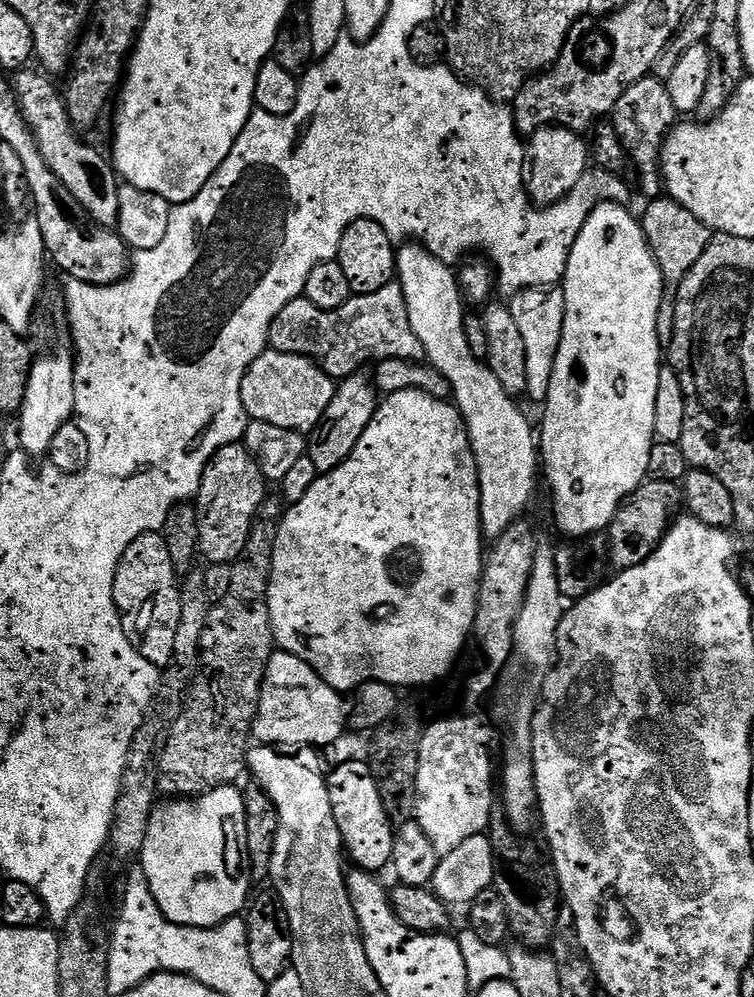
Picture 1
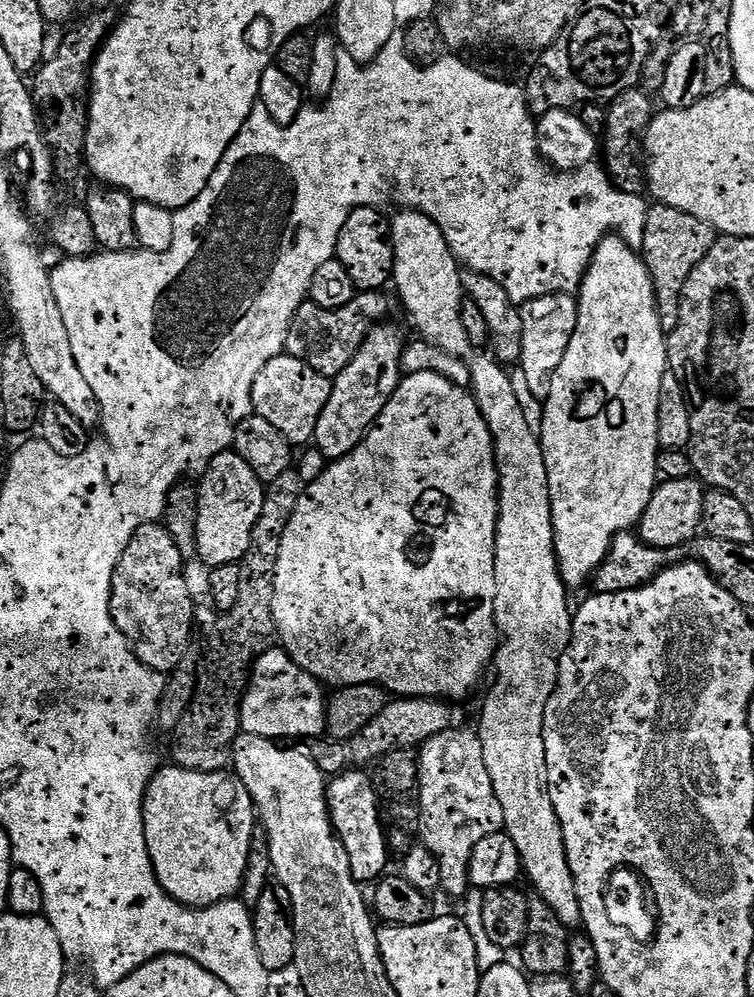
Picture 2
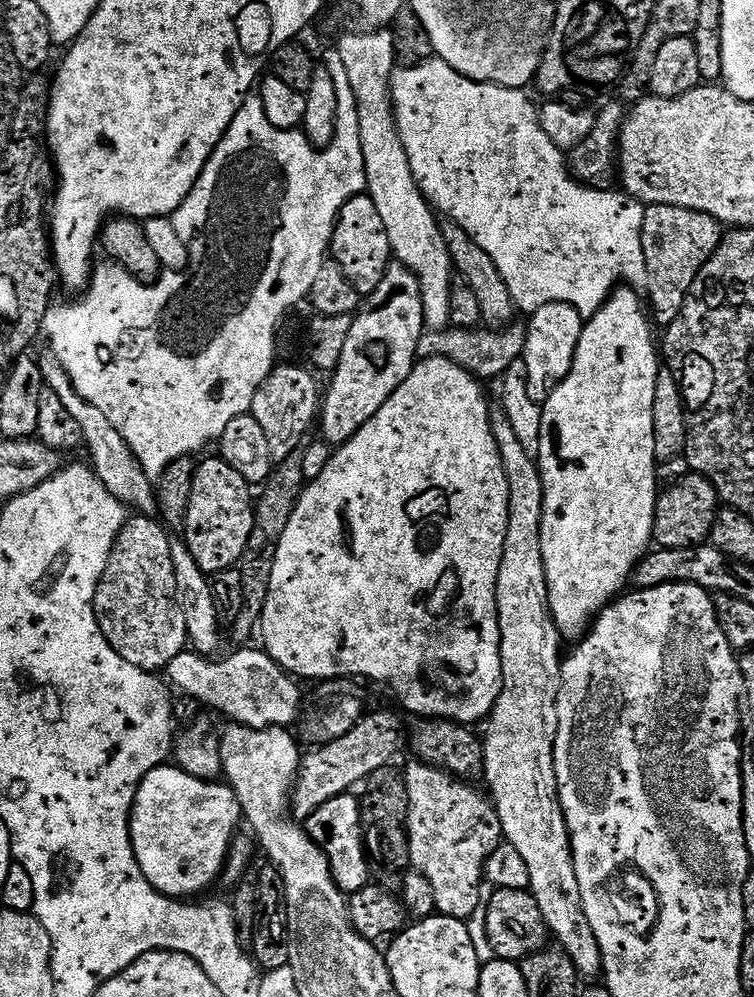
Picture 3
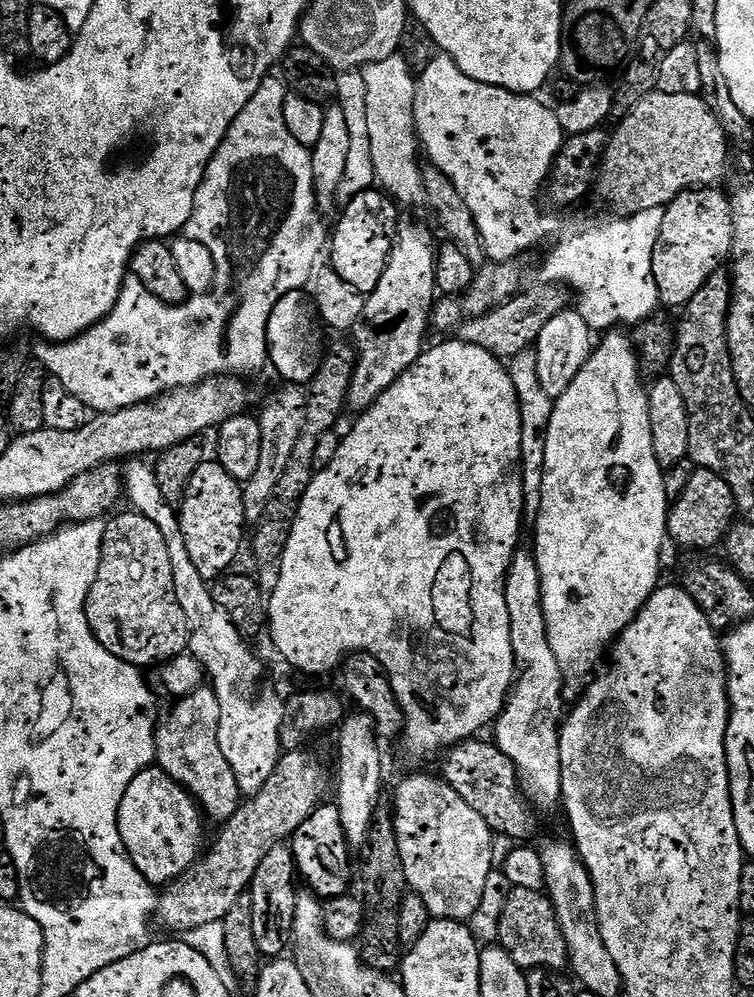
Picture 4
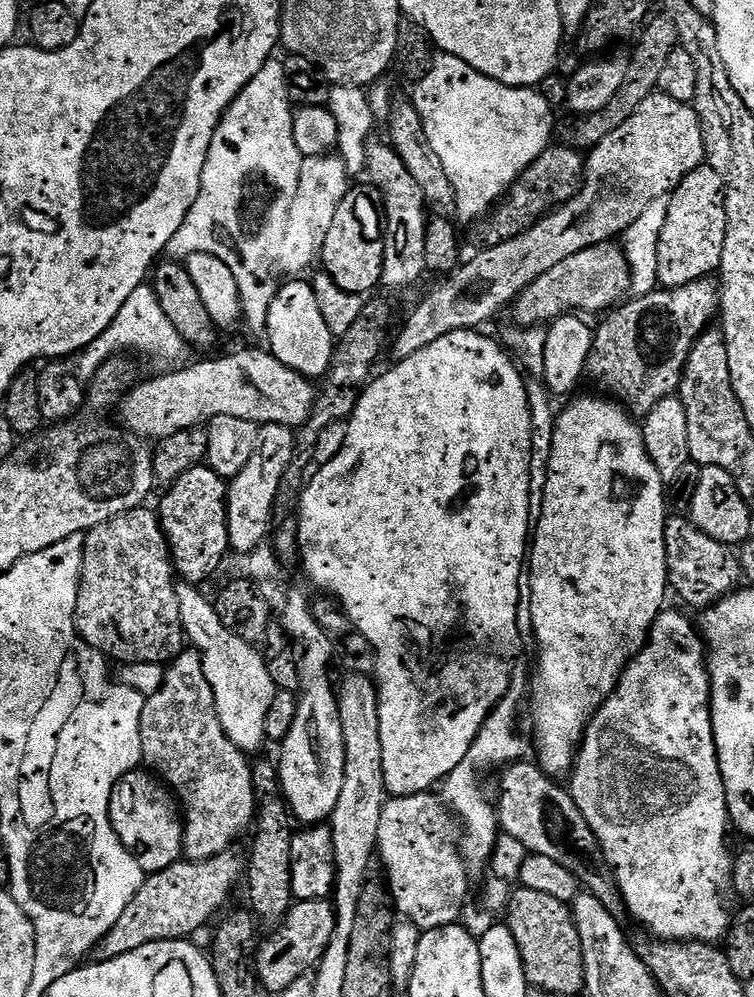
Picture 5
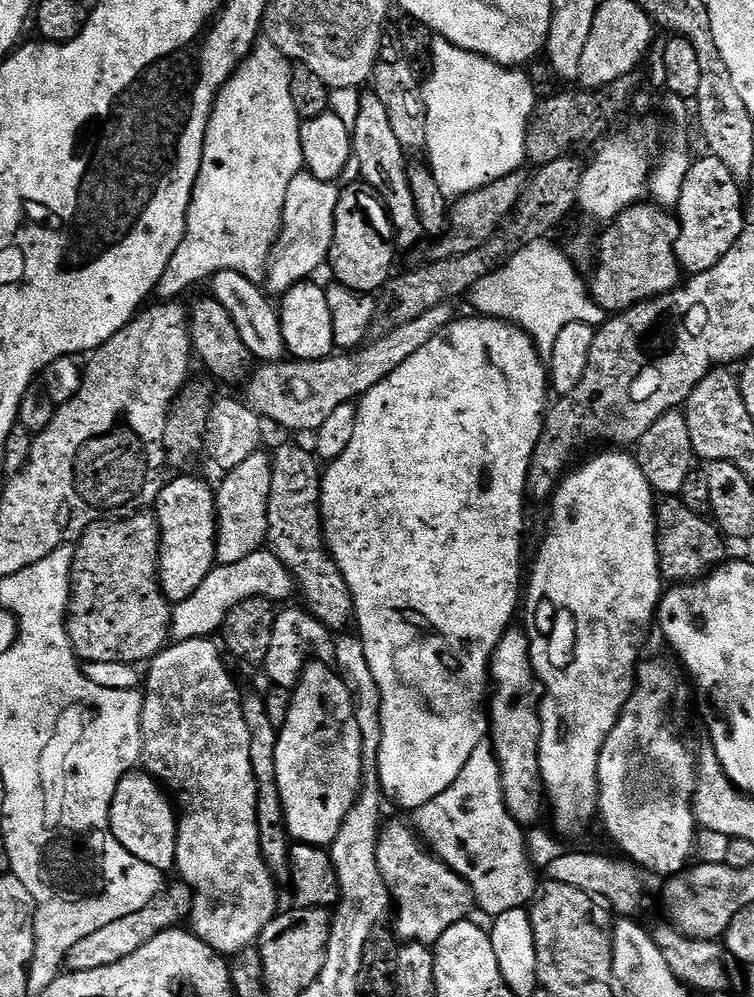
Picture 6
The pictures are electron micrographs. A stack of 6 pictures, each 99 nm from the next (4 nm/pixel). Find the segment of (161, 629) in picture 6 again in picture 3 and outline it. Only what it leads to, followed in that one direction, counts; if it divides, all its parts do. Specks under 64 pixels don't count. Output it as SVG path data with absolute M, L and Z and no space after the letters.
M136 514L126 521L96 588L95 605L96 621L106 642L126 662L147 672L167 669L169 662L189 647L186 614L176 600L170 536L159 519Z

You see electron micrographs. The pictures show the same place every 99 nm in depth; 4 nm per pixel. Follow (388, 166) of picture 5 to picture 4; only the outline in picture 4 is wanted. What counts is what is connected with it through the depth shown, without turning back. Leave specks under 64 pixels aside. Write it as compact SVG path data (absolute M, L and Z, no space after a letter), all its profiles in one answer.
M399 225L382 282L365 299L364 314L354 329L356 369L346 401L353 413L365 412L425 351L424 335L430 332L430 317L438 299L436 254L431 238L422 229Z

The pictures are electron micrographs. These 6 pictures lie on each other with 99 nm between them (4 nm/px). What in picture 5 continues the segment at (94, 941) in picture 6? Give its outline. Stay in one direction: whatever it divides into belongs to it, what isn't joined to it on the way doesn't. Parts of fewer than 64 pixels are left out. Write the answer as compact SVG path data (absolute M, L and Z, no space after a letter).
M225 854L199 861L181 858L166 866L166 870L151 873L138 894L134 894L134 902L130 902L122 912L122 918L114 922L112 929L96 945L95 959L118 958L122 954L130 954L130 950L138 950L138 946L150 946L150 942L195 937L199 928L206 927L216 915L221 915L220 907L231 898L236 883L239 880L241 883L245 872L243 859L235 860L232 854Z

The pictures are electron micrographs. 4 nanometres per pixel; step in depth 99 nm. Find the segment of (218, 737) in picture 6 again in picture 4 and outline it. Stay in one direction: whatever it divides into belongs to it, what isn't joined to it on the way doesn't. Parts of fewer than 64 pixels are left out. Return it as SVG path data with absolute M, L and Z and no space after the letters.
M201 686L171 706L172 713L169 716L167 713L156 729L155 763L196 799L211 823L213 820L216 826L223 826L240 808L242 793L238 778L234 778L234 770L230 770L230 762L226 762L222 755L222 746L218 746L218 698L211 687Z

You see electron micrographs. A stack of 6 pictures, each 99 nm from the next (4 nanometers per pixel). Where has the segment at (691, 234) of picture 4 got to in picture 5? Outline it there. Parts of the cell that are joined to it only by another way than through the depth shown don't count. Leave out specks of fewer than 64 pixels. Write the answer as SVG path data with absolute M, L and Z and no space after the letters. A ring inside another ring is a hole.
M701 166L682 178L679 190L671 193L669 217L662 226L662 234L658 242L658 281L664 288L681 288L695 280L711 277L720 267L722 258L722 242L726 242L728 219L724 205L724 187L722 178L710 167ZM684 196L692 209L684 209Z

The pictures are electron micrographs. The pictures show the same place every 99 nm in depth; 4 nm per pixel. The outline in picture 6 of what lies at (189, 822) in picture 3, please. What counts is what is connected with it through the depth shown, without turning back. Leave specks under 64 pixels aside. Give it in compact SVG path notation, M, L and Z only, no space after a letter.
M130 771L124 775L122 782L118 782L118 790L114 790L112 799L110 822L112 833L116 835L118 842L122 842L122 846L126 846L126 850L130 850L130 854L134 854L134 858L150 862L150 866L165 874L175 869L178 816L165 789L147 772Z

